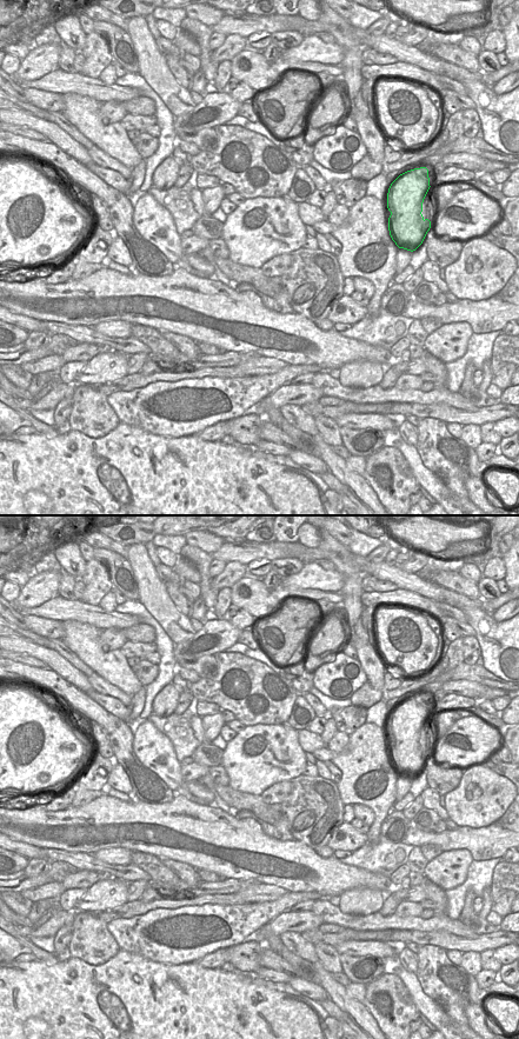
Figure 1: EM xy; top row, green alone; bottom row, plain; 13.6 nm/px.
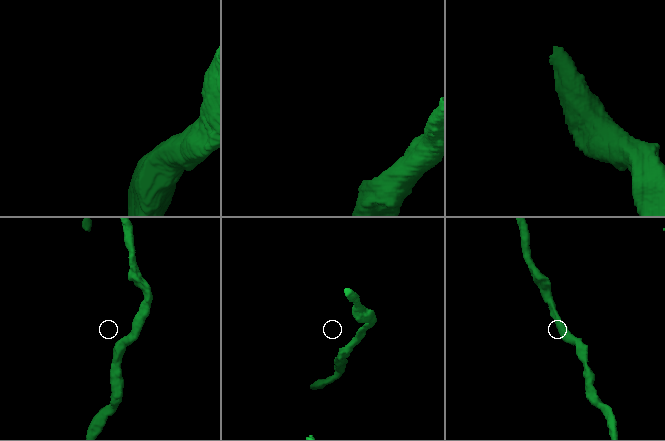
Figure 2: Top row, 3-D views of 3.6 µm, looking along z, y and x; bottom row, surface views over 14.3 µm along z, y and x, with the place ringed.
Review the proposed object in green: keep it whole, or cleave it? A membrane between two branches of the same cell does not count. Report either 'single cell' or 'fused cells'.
single cell

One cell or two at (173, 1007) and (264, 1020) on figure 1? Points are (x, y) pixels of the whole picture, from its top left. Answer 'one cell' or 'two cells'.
one cell

